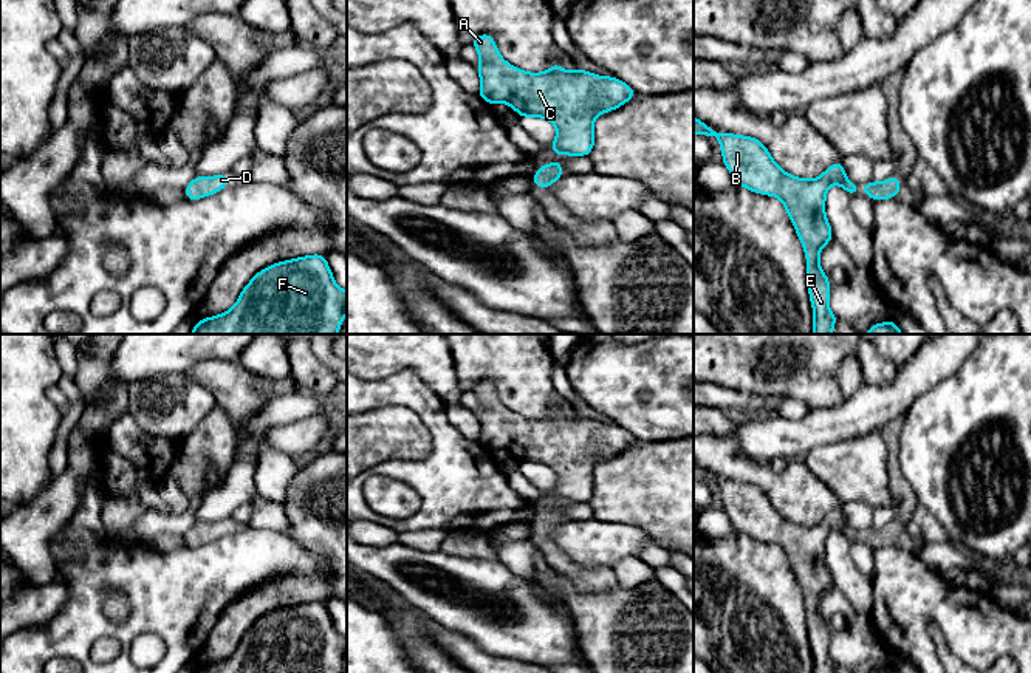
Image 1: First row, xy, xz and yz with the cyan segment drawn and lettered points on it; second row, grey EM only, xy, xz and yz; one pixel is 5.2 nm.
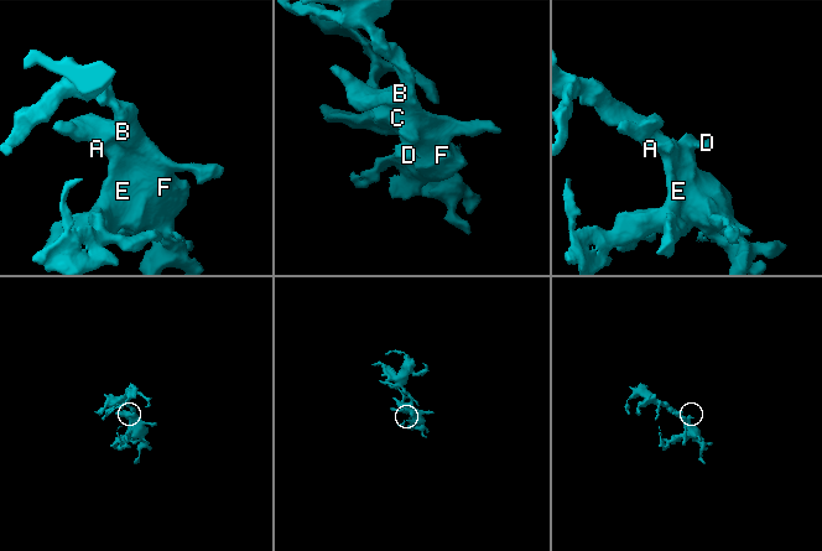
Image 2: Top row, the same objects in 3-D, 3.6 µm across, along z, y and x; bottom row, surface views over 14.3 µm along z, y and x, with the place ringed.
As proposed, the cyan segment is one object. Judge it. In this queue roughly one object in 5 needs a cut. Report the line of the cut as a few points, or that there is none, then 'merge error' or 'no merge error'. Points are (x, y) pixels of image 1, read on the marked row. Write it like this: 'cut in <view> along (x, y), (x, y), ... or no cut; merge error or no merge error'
no cut; no merge error

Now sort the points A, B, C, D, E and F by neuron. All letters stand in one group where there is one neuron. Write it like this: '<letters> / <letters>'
A B C D E F

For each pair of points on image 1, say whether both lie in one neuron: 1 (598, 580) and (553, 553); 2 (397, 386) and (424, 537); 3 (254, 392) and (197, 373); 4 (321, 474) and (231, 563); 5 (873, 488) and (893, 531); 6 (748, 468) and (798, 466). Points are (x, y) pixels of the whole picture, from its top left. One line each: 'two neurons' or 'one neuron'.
1: one neuron
2: two neurons
3: one neuron
4: two neurons
5: two neurons
6: one neuron

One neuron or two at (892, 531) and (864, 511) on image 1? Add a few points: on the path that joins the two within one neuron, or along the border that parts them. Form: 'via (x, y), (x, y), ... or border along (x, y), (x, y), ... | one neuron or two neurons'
border along (870, 526), (864, 531) | two neurons

